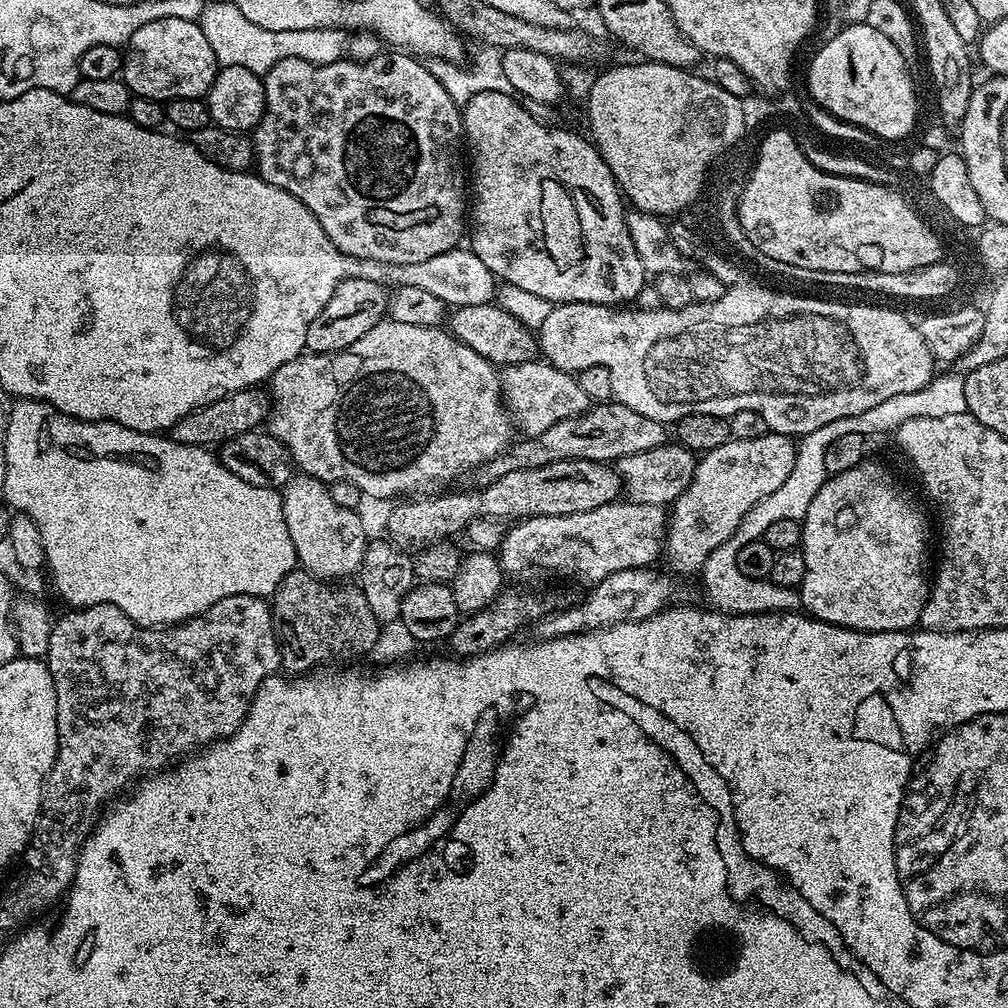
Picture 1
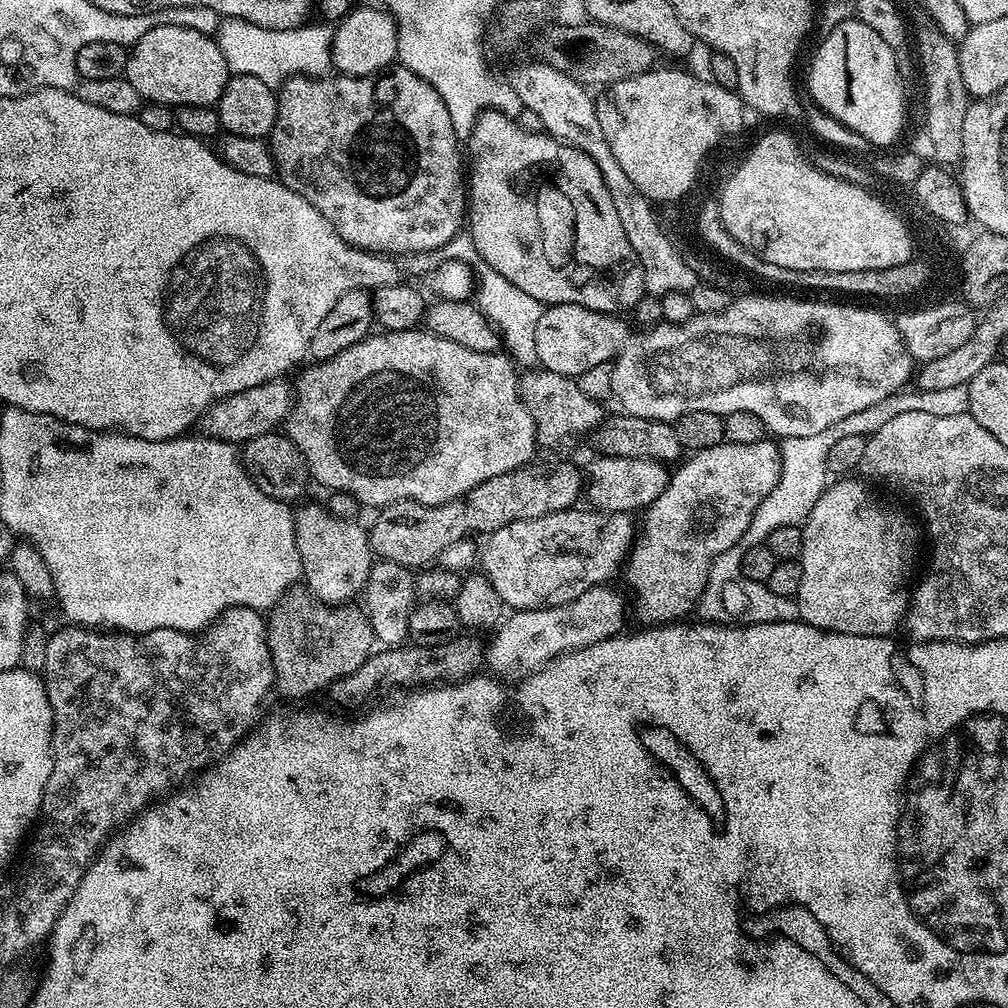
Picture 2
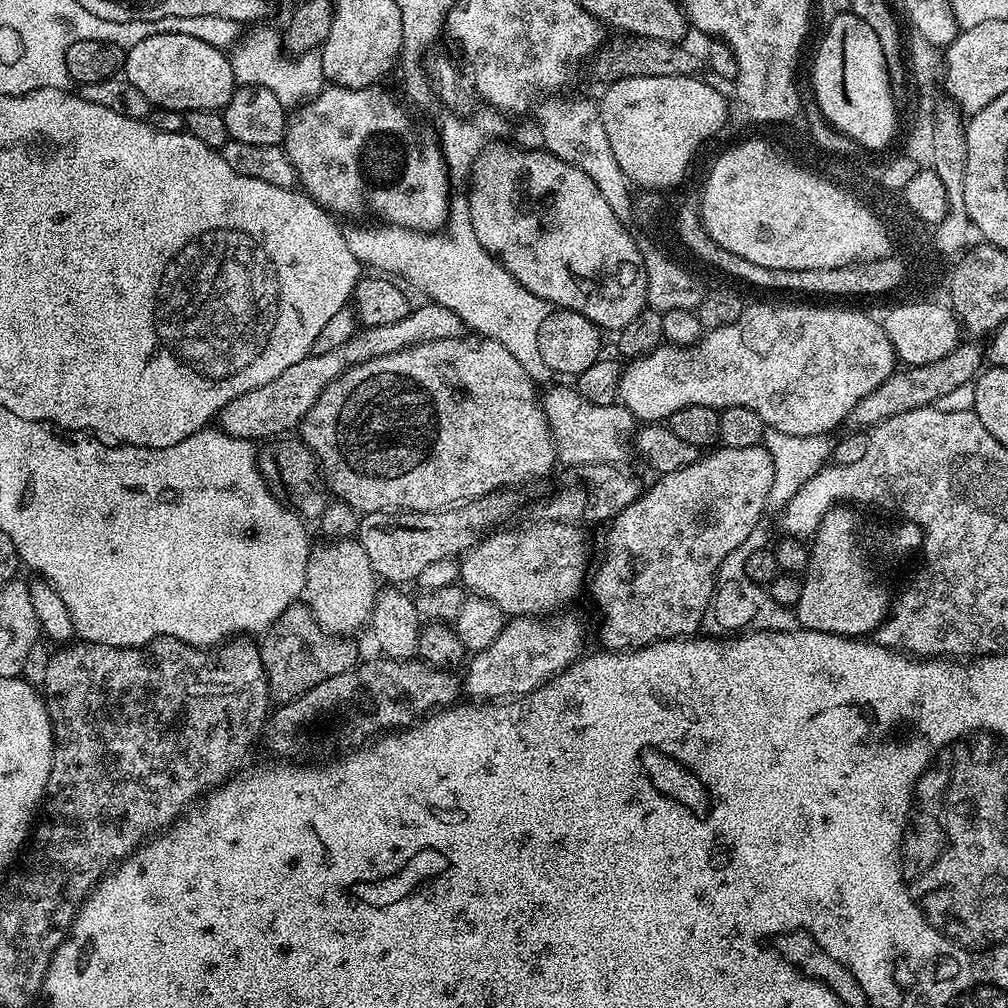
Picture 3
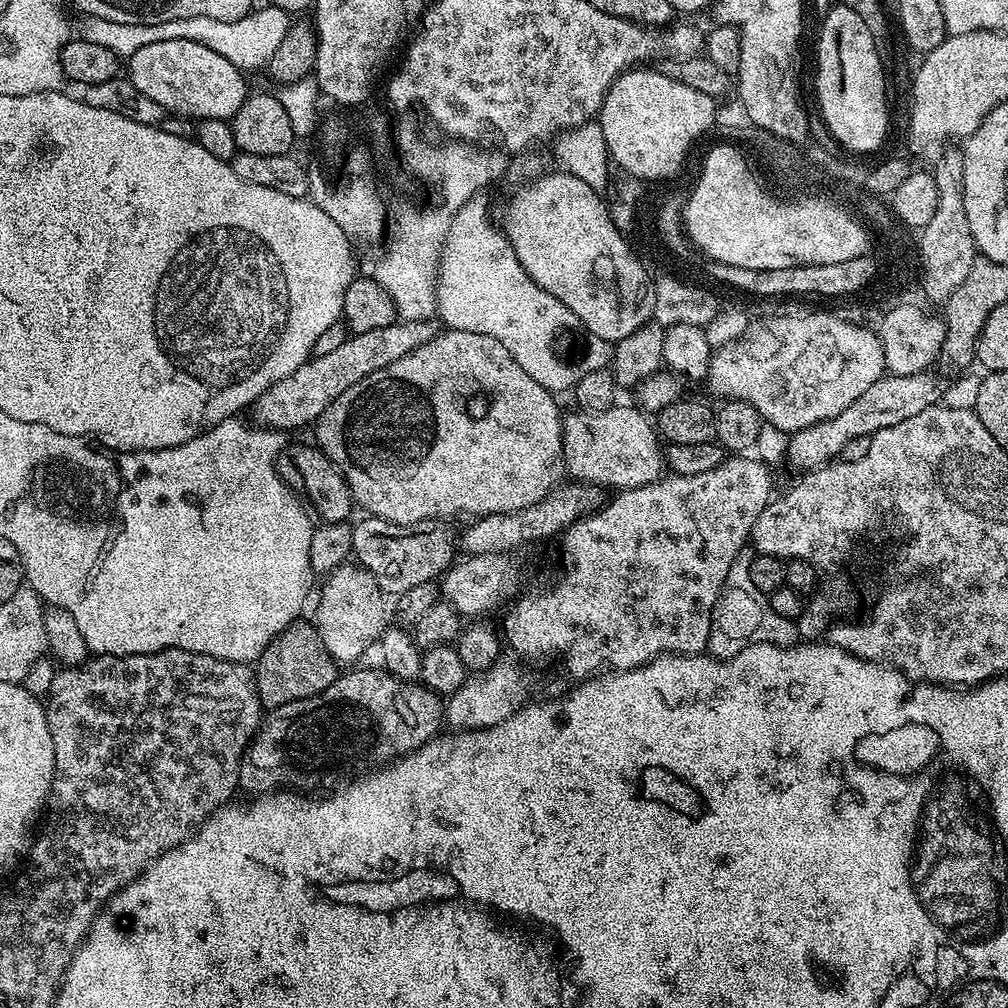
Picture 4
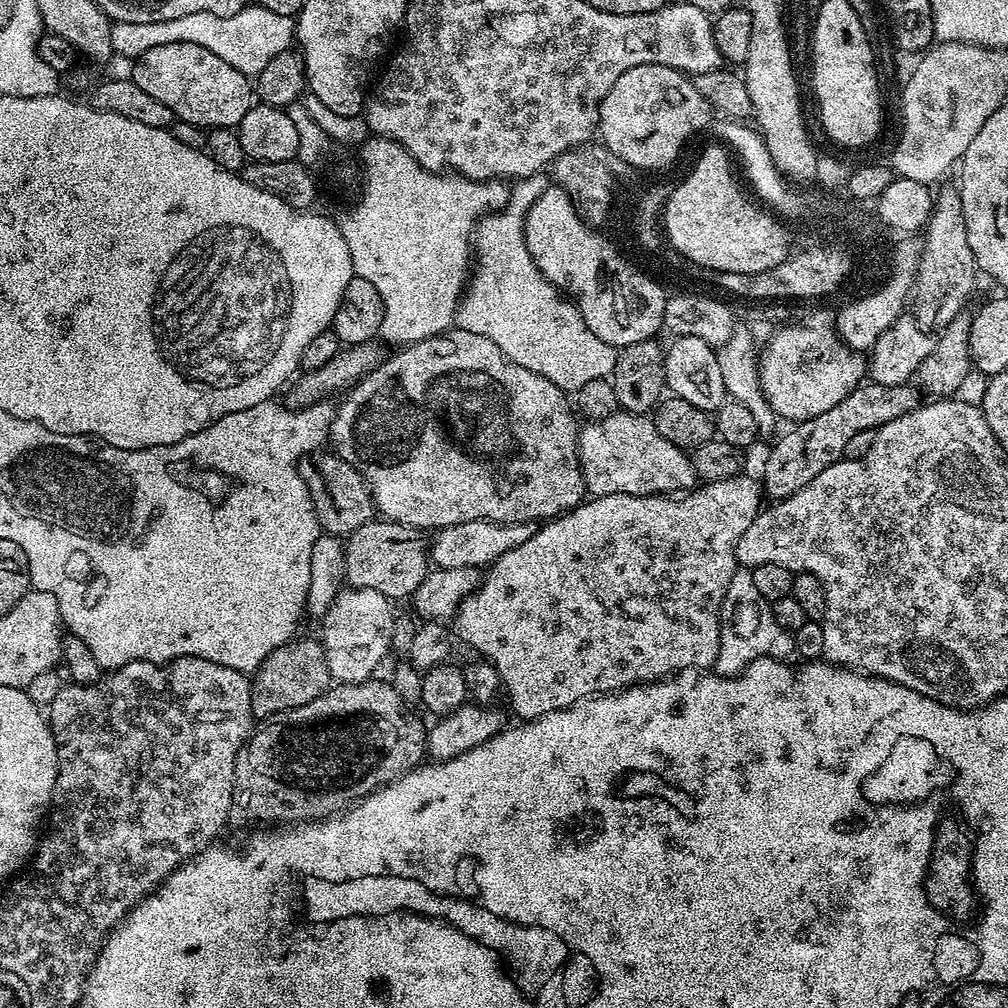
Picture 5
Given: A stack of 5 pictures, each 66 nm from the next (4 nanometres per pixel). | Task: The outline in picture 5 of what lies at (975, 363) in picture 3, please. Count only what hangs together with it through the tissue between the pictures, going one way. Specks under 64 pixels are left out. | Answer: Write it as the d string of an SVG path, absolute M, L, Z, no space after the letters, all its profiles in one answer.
M871 382L861 383L838 406L830 406L809 420L802 420L791 425L792 428L772 448L768 461L764 464L762 475L762 492L773 501L785 500L790 494L802 490L826 466L837 464L844 459L844 451L850 438L858 434L858 430L876 430L886 426L886 422L894 422L894 418L902 418L902 414L910 414L922 403L922 392L915 383L899 384L898 386L882 386Z

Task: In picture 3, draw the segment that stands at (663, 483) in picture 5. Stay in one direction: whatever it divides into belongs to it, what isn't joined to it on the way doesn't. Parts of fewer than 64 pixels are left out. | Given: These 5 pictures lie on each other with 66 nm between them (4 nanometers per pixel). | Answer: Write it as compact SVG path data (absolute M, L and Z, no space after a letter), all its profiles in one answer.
M572 386L550 389L548 393L543 393L542 403L544 417L548 419L548 428L552 431L552 444L556 448L556 458L561 465L573 468L583 464L627 465L628 448L630 452L630 441L633 439L638 421L623 404L617 402L610 406L594 406L594 402L586 402L586 398L582 398Z

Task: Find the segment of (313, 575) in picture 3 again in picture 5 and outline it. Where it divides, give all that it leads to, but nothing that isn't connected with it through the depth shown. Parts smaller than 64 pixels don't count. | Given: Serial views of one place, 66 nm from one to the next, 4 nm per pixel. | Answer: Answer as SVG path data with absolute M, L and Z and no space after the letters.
M345 587L334 598L322 618L324 657L329 677L342 684L373 679L376 667L392 648L393 601L369 588Z

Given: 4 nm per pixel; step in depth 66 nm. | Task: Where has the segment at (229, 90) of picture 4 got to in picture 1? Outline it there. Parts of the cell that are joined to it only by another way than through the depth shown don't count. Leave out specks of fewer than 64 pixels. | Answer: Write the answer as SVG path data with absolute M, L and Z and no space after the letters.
M157 18L155 22L146 22L146 26L141 26L129 38L124 52L122 79L133 97L154 98L161 102L178 98L199 100L207 97L217 71L214 50L210 50L210 42L206 42L206 34L202 34L197 21L186 18Z

